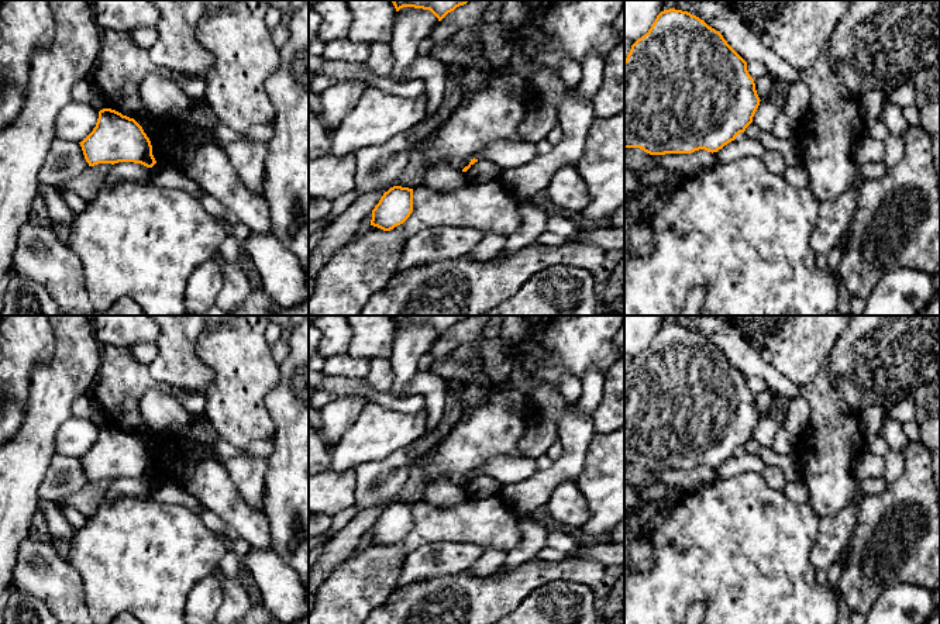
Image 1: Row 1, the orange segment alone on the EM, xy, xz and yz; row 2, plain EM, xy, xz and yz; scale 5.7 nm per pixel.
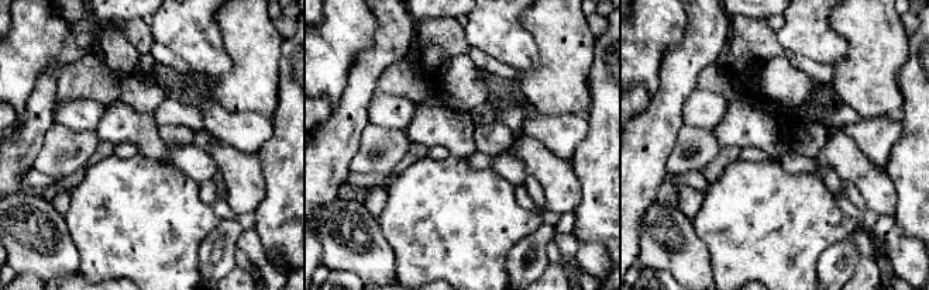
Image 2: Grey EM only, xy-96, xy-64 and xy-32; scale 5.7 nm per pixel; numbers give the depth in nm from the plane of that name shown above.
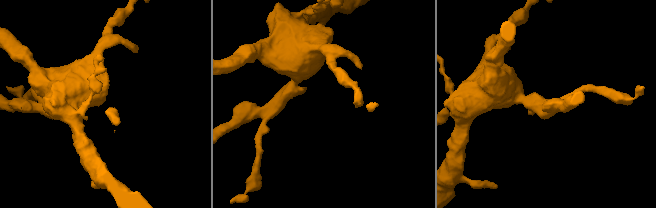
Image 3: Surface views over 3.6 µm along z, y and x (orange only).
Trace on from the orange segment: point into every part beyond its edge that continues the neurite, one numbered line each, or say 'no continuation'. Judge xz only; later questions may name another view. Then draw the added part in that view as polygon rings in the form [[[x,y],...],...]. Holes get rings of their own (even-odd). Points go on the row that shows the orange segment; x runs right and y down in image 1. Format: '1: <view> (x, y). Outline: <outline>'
no continuation

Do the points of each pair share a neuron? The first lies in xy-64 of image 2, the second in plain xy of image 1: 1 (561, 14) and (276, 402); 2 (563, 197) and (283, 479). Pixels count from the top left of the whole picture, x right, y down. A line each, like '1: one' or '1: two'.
1: two
2: two

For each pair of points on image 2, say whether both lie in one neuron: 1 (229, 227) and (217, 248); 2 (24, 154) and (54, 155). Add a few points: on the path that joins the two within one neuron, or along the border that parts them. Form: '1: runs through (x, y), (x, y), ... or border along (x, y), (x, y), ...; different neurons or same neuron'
1: runs through (227, 232), (222, 242); same neuron
2: border along (52, 124), (33, 168); different neurons

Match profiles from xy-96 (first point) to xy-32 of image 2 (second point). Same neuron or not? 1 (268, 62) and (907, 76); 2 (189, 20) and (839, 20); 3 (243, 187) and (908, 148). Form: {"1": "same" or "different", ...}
{"1": "different", "2": "different", "3": "different"}

